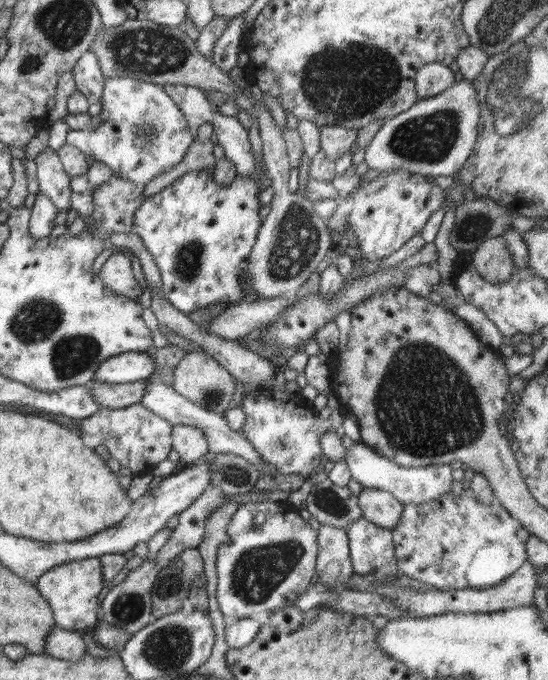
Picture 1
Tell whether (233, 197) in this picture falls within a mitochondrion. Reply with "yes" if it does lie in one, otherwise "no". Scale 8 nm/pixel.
no

